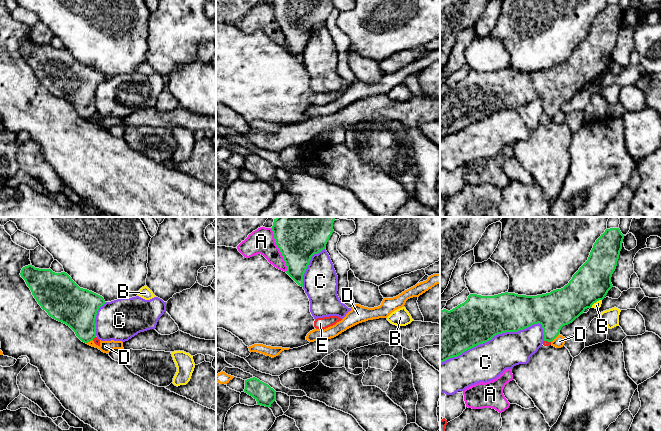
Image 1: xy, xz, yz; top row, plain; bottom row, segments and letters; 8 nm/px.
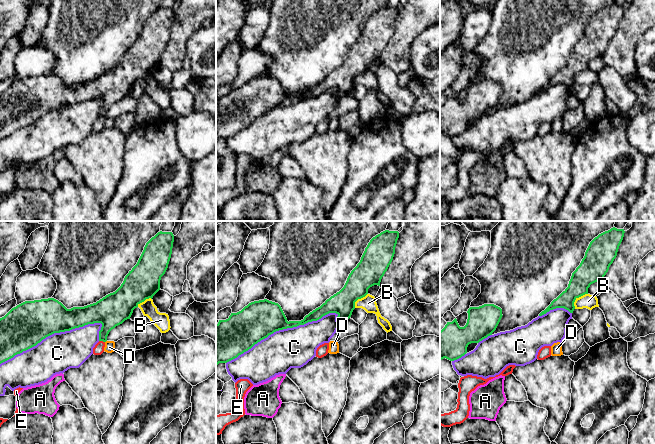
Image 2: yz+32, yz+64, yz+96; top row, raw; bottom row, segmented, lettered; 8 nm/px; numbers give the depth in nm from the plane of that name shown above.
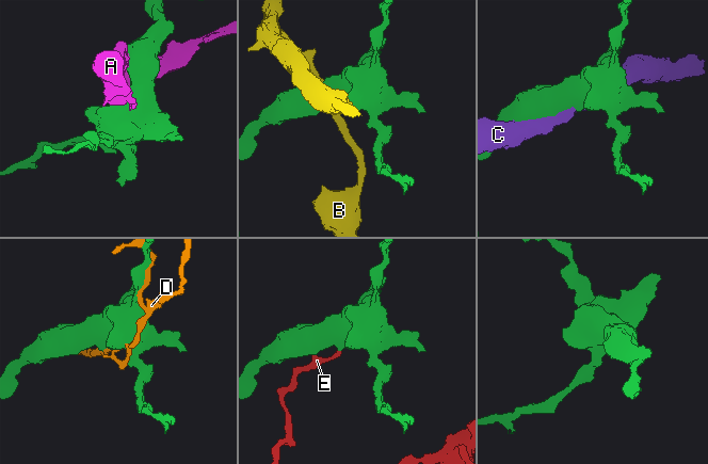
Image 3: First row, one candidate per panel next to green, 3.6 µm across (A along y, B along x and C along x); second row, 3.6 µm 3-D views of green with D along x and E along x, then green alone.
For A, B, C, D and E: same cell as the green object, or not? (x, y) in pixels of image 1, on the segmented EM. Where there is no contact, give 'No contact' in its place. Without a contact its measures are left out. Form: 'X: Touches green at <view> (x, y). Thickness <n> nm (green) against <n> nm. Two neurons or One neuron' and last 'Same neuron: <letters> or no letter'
A: Touches green at xz (279, 249). Thickness 460 nm (green) against 200 nm. Two neurons
B: Touches green at yz (595, 302). Thickness 300 nm (green) against 50 nm. Two neurons
C: Touches green at yz (491, 338). Thickness 360 nm (green) against 300 nm. Two neurons
D: Touches green at yz (555, 337). Thickness 300 nm (green) against 90 nm. Two neurons
E: Touches green at yz (547, 340). Thickness 300 nm (green) against 50 nm. Two neurons
Same neuron: no letter

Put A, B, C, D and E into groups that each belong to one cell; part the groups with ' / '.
A / B / C / D / E

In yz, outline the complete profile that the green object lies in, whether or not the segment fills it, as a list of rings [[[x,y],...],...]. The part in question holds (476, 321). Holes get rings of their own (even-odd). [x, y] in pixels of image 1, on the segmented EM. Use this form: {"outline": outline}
{"outline": [[[619,228],[606,229],[594,243],[588,260],[561,289],[537,296],[508,292],[494,296],[470,294],[464,303],[452,310],[441,310],[440,363],[486,343],[498,334],[518,332],[538,323],[542,325],[544,341],[552,342],[563,326],[572,323],[597,301],[603,300],[613,287],[611,277],[617,266],[623,239]]]}

